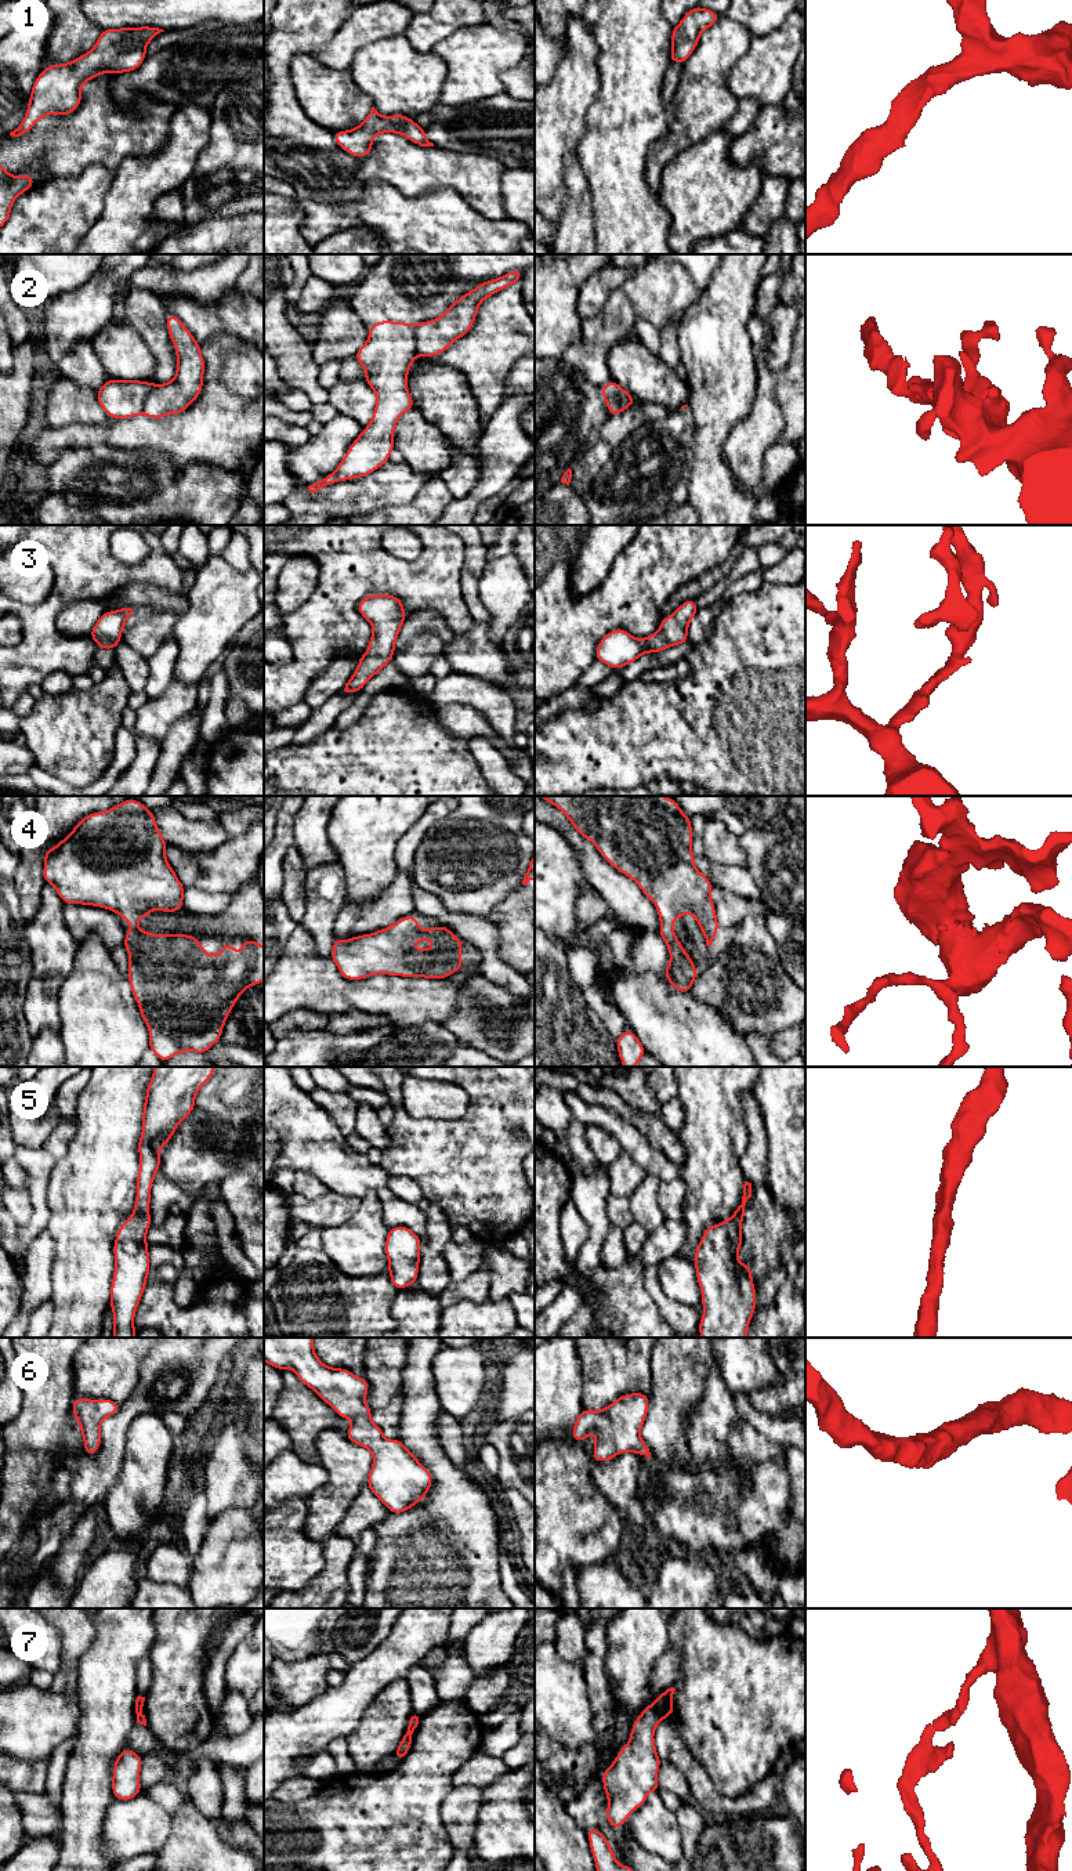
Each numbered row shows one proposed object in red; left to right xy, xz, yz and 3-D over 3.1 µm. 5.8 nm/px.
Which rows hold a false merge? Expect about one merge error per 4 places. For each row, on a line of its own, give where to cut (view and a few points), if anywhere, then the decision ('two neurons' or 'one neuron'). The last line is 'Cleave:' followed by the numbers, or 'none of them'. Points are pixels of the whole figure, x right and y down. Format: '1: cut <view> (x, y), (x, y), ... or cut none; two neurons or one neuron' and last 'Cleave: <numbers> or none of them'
1: cut none; one neuron
2: cut xz (417, 325), (415, 330), (415, 354); two neurons
3: cut none; one neuron
4: cut none; one neuron
5: cut none; one neuron
6: cut none; one neuron
7: cut yz (652, 1705), (663, 1718); two neurons
Cleave: 2, 7

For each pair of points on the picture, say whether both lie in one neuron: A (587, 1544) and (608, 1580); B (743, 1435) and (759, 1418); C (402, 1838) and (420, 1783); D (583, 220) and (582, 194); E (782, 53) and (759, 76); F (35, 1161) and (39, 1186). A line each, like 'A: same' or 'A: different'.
A: different
B: different
C: same
D: same
E: same
F: same

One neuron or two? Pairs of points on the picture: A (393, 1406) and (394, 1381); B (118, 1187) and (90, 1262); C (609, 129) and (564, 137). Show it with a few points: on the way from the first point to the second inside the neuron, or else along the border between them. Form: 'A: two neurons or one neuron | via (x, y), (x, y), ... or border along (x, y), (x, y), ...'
A: two neurons | border along (401, 1392), (376, 1410)
B: one neuron | via (98, 1205), (90, 1213), (90, 1242)
C: two neurons | border along (593, 102), (587, 111), (585, 136), (576, 147)

